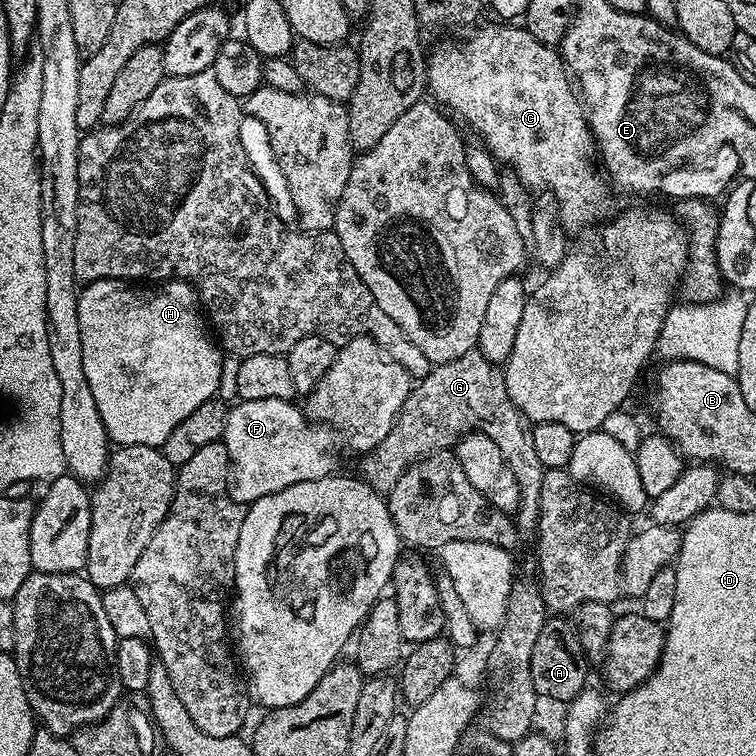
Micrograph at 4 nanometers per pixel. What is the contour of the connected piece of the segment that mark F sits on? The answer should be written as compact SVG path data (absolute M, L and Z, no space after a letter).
M266 398L240 400L229 407L222 443L228 451L232 497L240 504L253 504L258 498L266 498L266 494L278 494L278 490L286 490L286 486L294 486L298 482L314 482L314 478L326 478L337 471L337 433L327 424L310 422L303 407L296 405L295 408L294 405L292 400Z

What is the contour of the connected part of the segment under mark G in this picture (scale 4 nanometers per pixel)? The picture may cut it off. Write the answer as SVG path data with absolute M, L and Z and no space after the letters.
M478 350L435 365L413 387L390 434L378 442L374 451L363 453L361 460L364 461L358 475L376 492L387 494L411 464L433 452L451 449L465 432L470 431L481 432L498 442L498 450L502 450L502 458L506 458L520 487L520 506L514 516L517 537L521 541L533 541L539 531L540 494L546 469L534 450L532 424L512 405L506 394L503 371Z

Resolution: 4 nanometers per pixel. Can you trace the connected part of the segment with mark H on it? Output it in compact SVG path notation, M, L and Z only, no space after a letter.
M93 280L85 285L85 288L83 285L79 289L78 302L78 326L82 330L82 370L86 370L86 382L90 382L90 390L98 406L98 414L102 414L102 426L106 426L109 441L113 445L133 444L160 448L166 442L166 438L170 438L174 426L182 422L182 418L187 418L193 410L198 410L198 406L202 406L202 402L213 399L219 393L216 391L220 388L220 375L224 372L225 357L222 355L221 345L214 339L206 323L206 316L202 311L196 290L182 280L170 280L163 286L137 286L135 283L122 280Z

